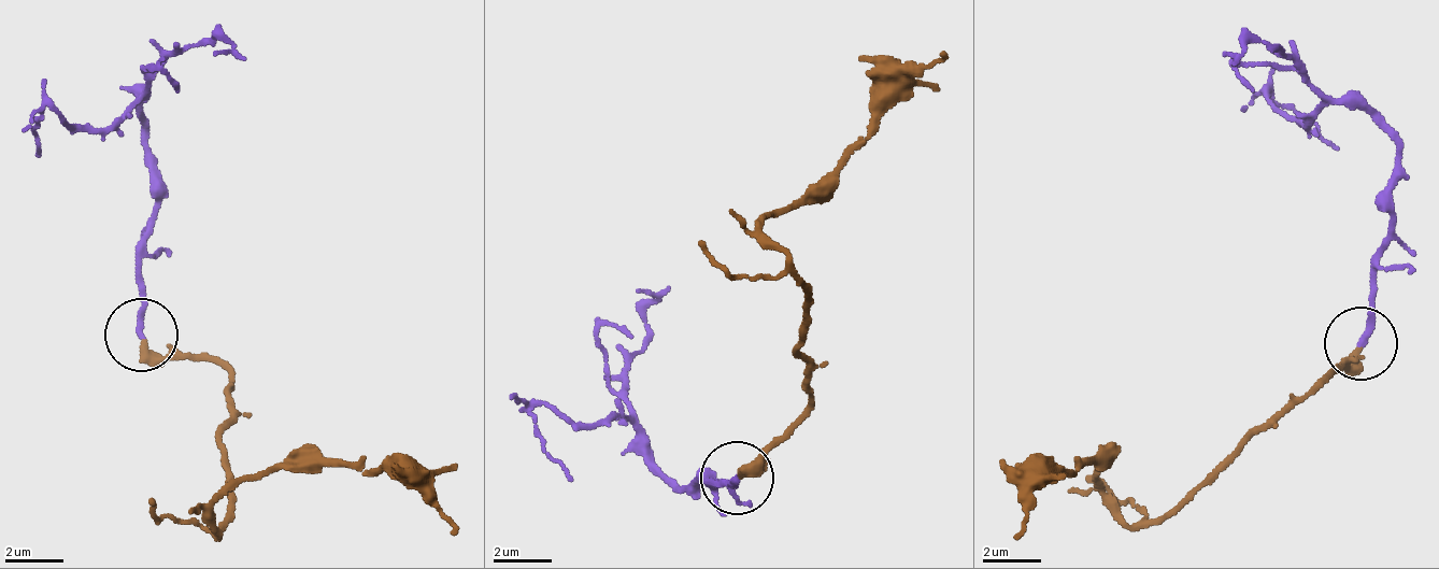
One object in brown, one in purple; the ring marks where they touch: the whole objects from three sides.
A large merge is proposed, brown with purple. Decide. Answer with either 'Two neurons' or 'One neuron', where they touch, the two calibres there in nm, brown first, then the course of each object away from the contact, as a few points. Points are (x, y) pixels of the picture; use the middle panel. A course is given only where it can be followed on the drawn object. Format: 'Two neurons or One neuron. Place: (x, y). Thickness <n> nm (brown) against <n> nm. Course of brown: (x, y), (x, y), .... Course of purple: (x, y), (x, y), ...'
One neuron. Place: (737, 478). Thickness 380 nm (brown) against 220 nm. Course of brown: (739, 475), (810, 383), (800, 345), (812, 301), (789, 255), (758, 230), (806, 201), (887, 88), (940, 48). Course of purple: (739, 475), (674, 489), (650, 442), (618, 416), (576, 427), (541, 404), (543, 451), (574, 482)

